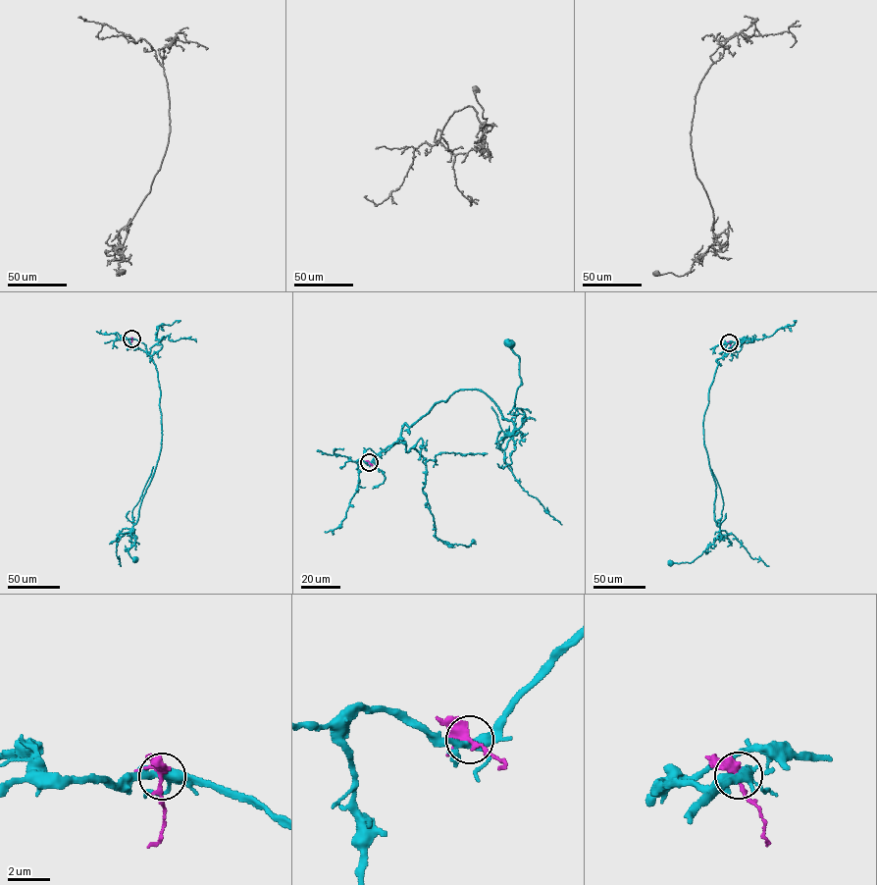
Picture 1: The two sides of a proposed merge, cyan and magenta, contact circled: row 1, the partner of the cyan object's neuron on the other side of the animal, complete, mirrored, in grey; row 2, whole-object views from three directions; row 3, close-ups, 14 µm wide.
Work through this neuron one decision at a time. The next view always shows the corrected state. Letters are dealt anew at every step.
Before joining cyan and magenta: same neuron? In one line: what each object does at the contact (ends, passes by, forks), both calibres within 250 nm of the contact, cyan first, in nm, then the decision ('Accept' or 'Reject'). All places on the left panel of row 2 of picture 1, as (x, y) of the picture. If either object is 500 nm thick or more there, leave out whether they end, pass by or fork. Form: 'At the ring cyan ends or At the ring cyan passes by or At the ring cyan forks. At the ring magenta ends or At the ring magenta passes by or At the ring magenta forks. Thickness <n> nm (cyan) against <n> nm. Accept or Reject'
At the ring cyan forks. At the ring magenta passes by. Thickness 340 nm (cyan) against 340 nm. Reject

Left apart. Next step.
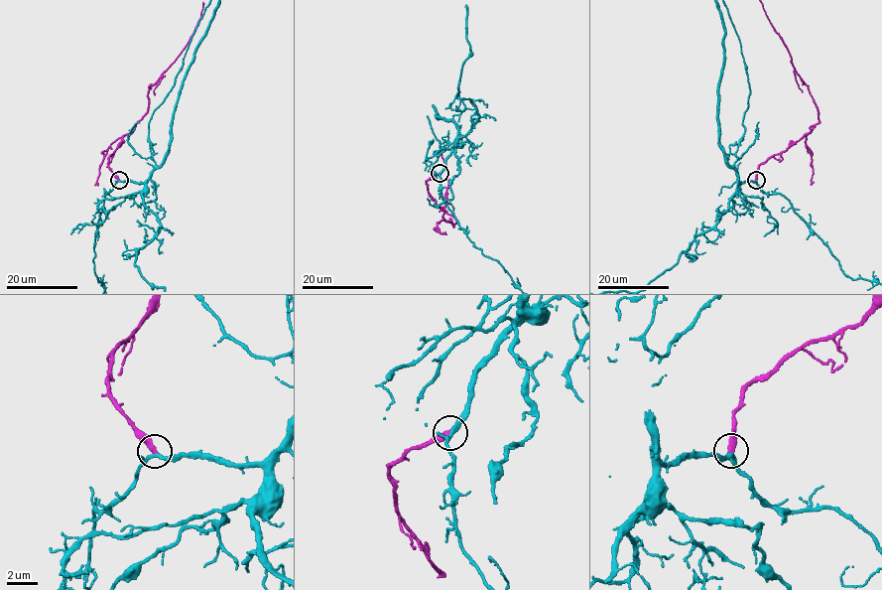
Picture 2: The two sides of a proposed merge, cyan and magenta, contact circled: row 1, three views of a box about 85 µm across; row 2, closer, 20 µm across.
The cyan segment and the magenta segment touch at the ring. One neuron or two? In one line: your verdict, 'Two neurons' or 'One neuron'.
One neuron

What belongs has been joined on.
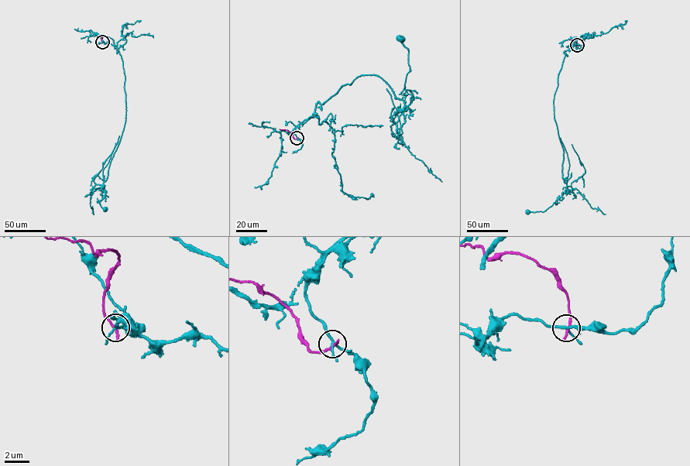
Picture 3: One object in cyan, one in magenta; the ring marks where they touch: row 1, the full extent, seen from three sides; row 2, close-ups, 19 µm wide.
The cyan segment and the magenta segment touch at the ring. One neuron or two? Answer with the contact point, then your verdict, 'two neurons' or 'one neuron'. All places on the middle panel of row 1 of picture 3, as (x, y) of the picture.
at (296, 138); two neurons

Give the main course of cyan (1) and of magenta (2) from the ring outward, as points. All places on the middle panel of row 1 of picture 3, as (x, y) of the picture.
1: (296, 138), (317, 102), (361, 75), (387, 82), (405, 110), (413, 97), (400, 38)
2: (296, 138), (294, 138), (287, 130), (279, 129)

